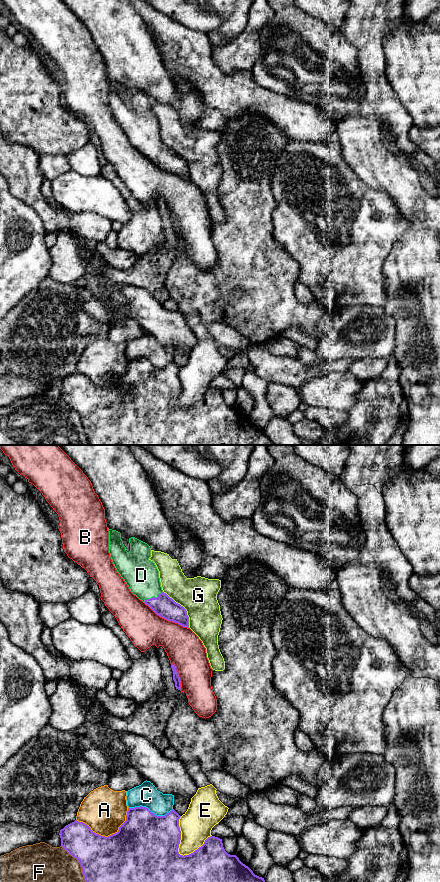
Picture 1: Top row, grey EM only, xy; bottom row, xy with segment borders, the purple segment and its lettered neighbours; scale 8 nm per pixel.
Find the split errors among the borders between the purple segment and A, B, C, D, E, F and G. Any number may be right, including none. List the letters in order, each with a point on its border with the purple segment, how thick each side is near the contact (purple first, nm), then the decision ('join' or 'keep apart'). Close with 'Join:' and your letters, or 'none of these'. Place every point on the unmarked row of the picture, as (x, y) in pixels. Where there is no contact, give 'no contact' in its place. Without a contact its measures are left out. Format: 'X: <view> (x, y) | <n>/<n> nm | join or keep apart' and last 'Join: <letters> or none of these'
A: xy (108, 388) | 500/360 nm | keep apart
B: xy (166, 171) | 170/300 nm | keep apart
C: xy (149, 362) | 460/190 nm | keep apart
D: xy (153, 149) | 170/280 nm | join
E: xy (180, 389) | 460/260 nm | keep apart
F: xy (82, 420) | 500/480 nm | keep apart
G: xy (183, 159) | 170/300 nm | keep apart
Join: D

